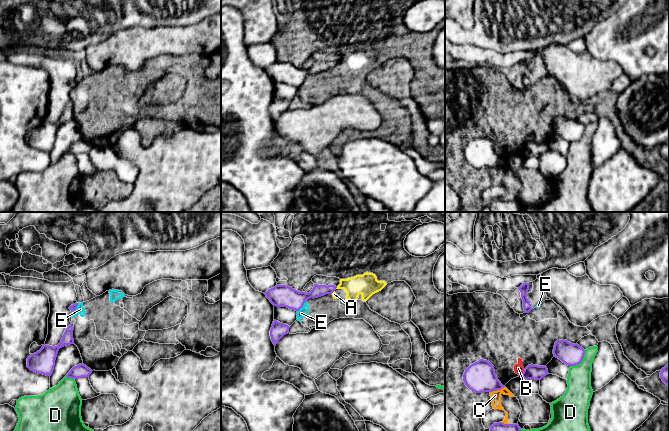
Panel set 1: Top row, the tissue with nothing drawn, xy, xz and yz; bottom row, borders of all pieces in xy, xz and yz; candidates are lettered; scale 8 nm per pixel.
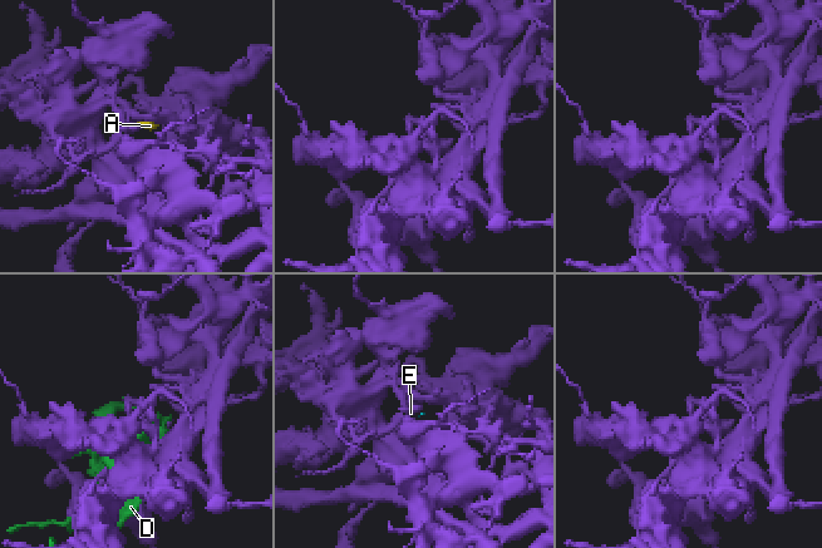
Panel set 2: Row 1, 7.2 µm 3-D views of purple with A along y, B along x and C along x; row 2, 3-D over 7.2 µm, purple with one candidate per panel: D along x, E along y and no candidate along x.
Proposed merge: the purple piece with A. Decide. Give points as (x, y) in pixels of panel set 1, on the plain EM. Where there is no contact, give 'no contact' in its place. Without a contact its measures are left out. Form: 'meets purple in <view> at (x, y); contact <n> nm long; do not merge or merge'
meets purple in xz at (332, 68); contact 40 nm long; do not merge

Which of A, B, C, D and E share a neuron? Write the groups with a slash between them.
A B C E / D

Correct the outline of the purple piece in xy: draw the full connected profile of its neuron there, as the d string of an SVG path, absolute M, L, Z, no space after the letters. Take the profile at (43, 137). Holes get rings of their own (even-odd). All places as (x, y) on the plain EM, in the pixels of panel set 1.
M70 100L61 115L61 118L53 123L49 121L43 121L42 124L34 130L31 130L27 134L27 143L38 150L51 152L55 142L55 136L60 124L74 120L73 115L74 103Z

